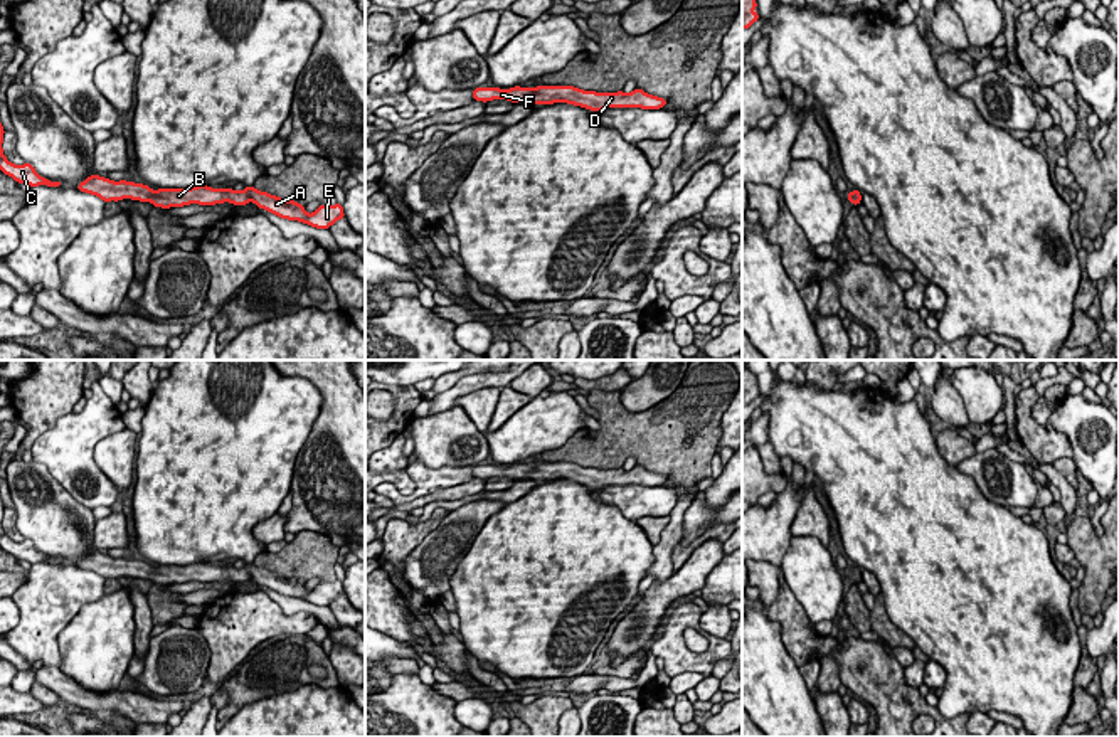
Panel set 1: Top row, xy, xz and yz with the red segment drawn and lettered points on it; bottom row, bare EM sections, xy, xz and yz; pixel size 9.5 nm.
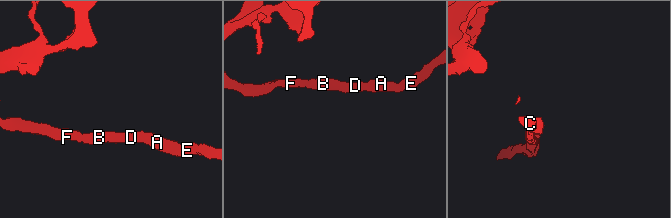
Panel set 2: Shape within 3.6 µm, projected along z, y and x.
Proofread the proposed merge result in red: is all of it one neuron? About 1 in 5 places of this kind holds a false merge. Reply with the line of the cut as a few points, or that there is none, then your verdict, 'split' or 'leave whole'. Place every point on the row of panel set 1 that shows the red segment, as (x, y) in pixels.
no cut; leave whole

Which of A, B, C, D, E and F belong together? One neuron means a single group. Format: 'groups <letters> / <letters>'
groups A B C D E F

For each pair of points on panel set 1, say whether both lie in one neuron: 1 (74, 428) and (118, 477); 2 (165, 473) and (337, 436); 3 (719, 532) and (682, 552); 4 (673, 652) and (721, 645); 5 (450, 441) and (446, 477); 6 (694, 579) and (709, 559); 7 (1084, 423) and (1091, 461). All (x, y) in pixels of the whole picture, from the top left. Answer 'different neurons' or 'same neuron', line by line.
1: different neurons
2: different neurons
3: same neuron
4: same neuron
5: different neurons
6: same neuron
7: same neuron

